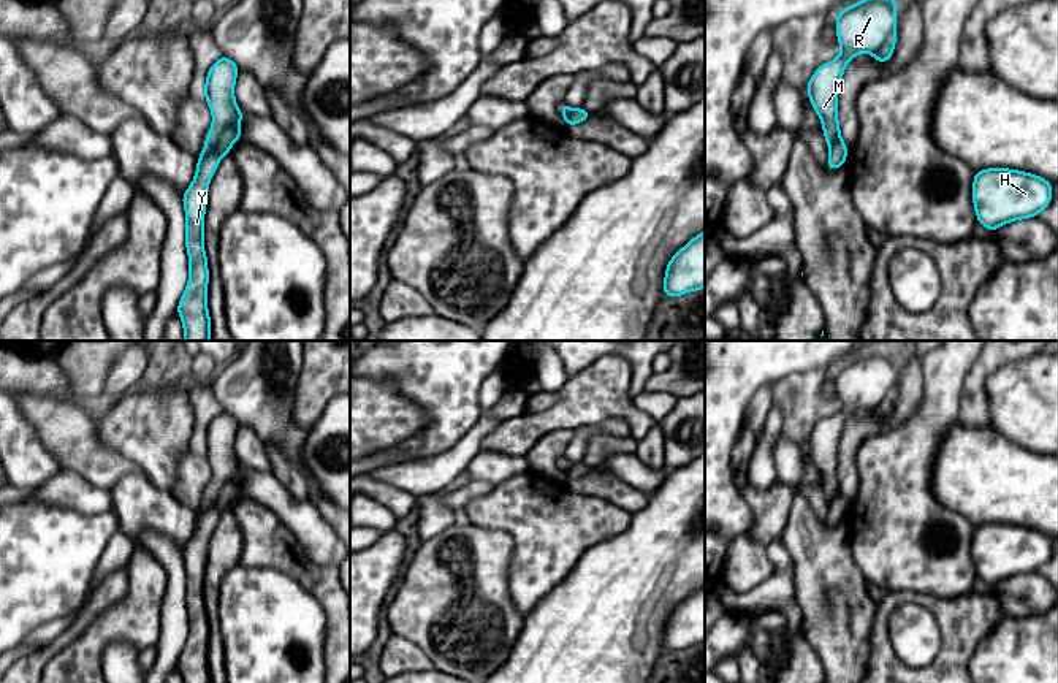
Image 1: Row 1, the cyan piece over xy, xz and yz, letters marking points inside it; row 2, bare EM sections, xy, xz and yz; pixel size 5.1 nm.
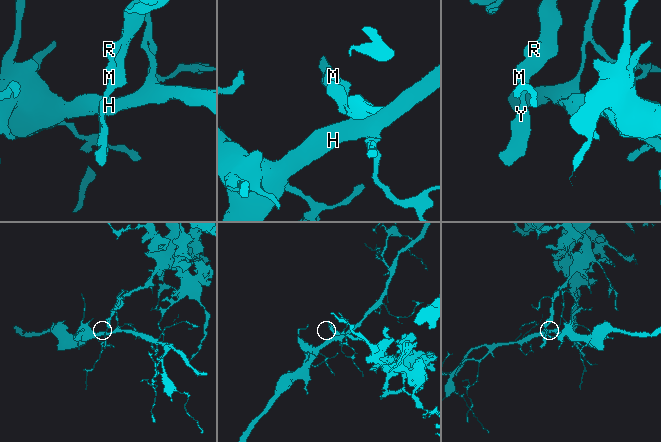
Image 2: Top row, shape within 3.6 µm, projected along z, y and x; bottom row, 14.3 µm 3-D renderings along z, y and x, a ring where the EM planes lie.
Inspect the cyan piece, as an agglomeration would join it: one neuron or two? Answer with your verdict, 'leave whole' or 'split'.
split

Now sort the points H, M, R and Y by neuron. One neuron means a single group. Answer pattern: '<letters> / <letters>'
H M R / Y

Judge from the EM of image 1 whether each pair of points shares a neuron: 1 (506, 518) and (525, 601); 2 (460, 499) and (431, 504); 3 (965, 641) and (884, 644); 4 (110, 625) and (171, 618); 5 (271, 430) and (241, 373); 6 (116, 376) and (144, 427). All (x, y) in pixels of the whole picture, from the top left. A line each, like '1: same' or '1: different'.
1: same
2: different
3: same
4: different
5: same
6: different

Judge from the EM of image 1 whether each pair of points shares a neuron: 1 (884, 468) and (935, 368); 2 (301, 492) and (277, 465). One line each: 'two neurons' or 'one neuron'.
1: one neuron
2: one neuron

